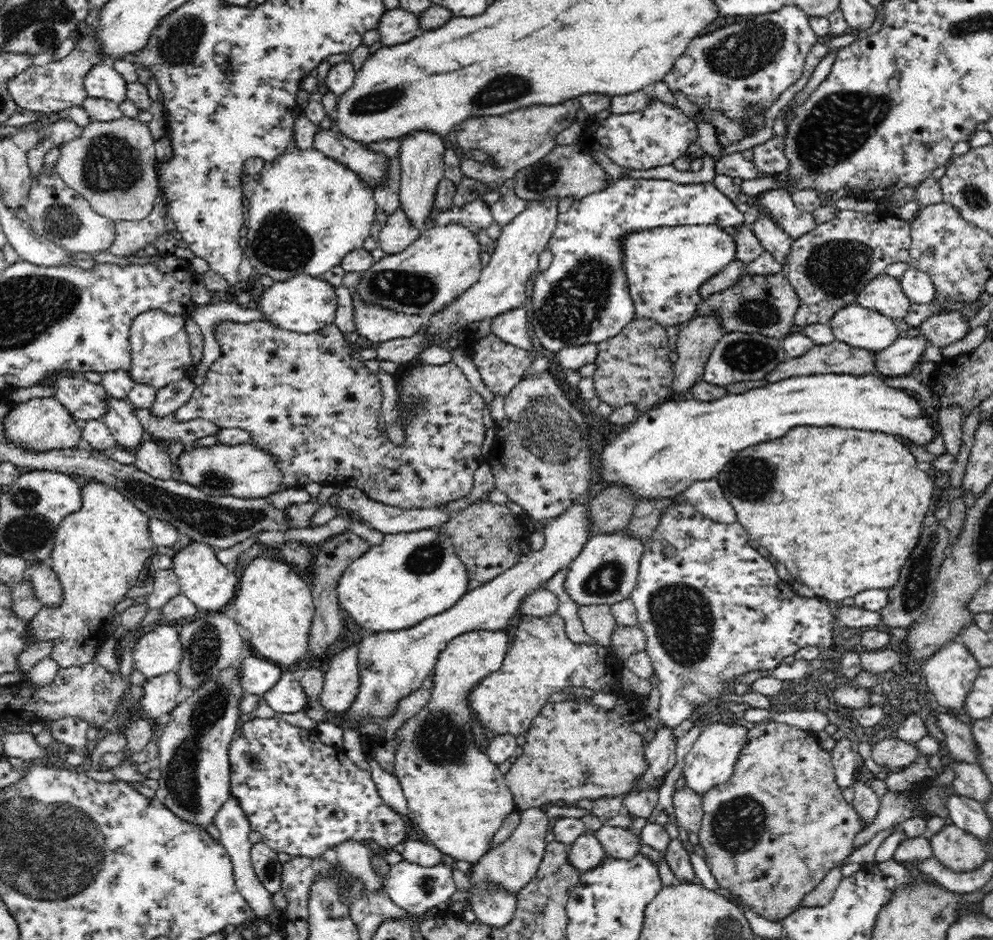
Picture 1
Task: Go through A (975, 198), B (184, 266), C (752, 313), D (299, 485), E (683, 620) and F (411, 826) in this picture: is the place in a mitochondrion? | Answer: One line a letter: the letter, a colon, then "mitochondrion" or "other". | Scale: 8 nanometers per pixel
A: mitochondrion
B: other
C: mitochondrion
D: other
E: mitochondrion
F: other

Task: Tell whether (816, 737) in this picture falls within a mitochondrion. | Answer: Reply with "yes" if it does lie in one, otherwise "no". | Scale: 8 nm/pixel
no

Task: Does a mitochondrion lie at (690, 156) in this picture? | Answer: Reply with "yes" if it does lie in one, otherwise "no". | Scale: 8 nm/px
no

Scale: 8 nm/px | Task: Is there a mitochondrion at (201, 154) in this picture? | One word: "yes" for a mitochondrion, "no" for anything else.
no

